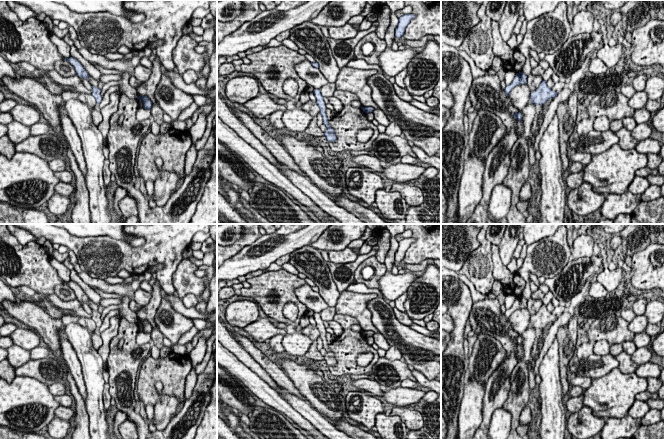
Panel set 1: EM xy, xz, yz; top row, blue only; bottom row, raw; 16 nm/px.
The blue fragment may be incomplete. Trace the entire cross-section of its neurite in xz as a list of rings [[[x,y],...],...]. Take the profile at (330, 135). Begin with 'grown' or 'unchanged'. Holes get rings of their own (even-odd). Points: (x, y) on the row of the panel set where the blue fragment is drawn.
unchanged; [[[314,89],[313,93],[316,97],[316,103],[320,109],[319,113],[322,115],[323,124],[327,128],[326,131],[324,132],[324,136],[326,137],[328,142],[335,142],[337,140],[337,136],[335,134],[335,130],[333,128],[331,128],[328,123],[329,120],[326,115],[327,108],[326,108],[326,104],[324,102],[324,97],[322,96],[320,89]]]

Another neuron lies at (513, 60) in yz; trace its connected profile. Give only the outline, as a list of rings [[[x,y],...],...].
[[[491,20],[493,36],[493,53],[503,62],[503,68],[506,71],[514,71],[516,74],[522,72],[526,63],[525,56],[518,48],[511,49],[506,42],[502,40],[499,31],[499,22]]]

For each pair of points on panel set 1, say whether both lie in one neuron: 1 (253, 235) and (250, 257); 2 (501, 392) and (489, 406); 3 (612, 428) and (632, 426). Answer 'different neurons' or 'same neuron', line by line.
1: different neurons
2: same neuron
3: same neuron

